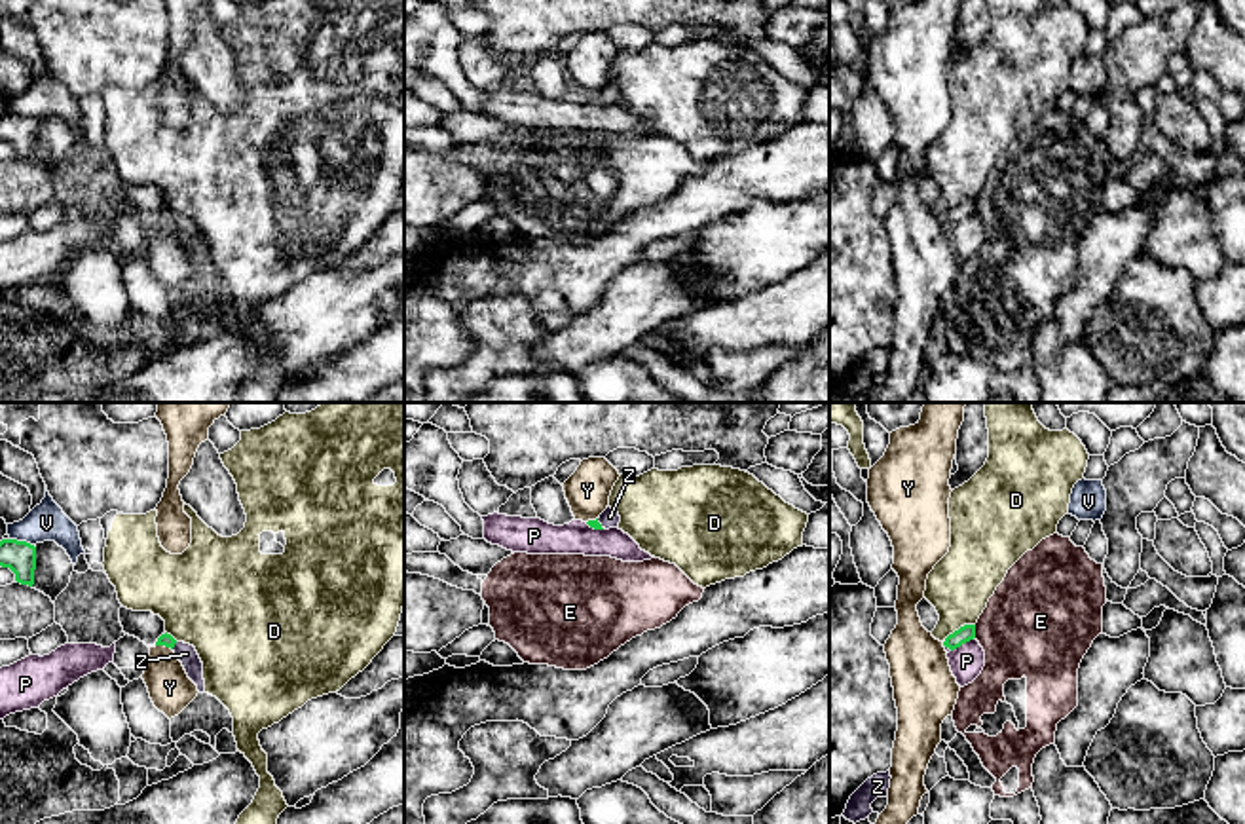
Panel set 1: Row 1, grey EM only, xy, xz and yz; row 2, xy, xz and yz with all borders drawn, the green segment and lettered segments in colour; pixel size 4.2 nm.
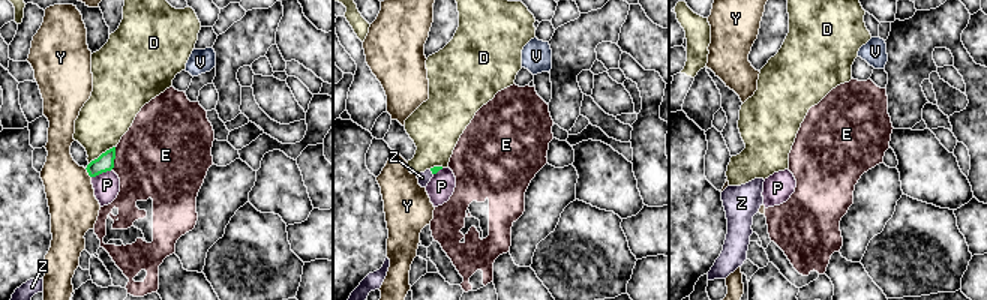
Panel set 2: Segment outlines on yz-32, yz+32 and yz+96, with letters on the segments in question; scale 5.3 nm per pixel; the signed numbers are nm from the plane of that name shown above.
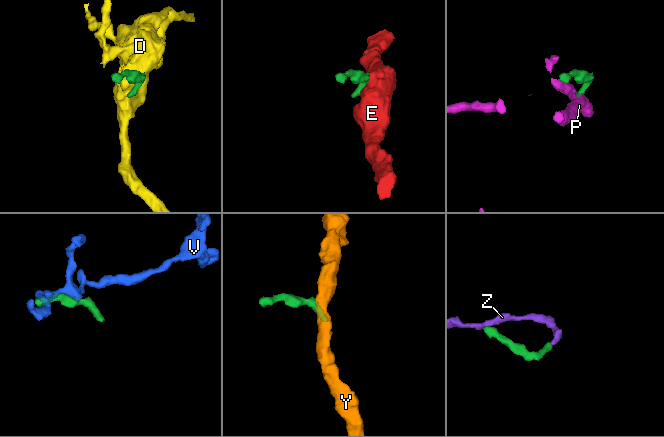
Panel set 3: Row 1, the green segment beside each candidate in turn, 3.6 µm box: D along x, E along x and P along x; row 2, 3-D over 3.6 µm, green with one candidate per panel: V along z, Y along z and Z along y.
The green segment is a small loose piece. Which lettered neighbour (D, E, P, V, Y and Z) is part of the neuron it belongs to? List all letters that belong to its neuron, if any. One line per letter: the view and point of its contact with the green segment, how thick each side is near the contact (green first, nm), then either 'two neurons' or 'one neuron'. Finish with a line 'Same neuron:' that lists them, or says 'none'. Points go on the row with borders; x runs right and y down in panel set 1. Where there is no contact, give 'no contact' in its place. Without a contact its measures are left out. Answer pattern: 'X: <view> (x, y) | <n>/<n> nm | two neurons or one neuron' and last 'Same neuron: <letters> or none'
D: yz (959, 629) | 70/280 nm | two neurons
E: yz (974, 631) | 70/440 nm | two neurons
P: yz (963, 642) | 70/140 nm | two neurons
V: xy (21, 542) | 140/160 nm | two neurons
Y: xy (164, 644) | 60/180 nm | two neurons
Z: xz (600, 524) | 40/80 nm | one neuron
Same neuron: Z

